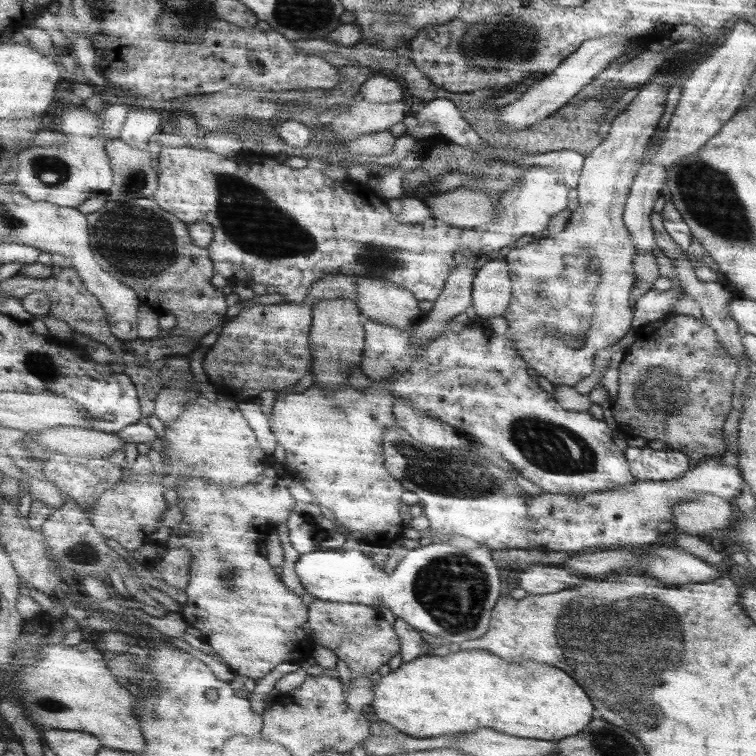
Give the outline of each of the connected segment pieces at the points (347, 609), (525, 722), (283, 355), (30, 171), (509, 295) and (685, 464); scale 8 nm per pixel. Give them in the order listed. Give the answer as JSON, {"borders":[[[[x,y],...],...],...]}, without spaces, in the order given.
{"borders":[[[[315,600],[307,612],[307,624],[313,632],[313,642],[333,650],[339,660],[345,660],[351,672],[357,676],[369,676],[379,670],[379,666],[387,664],[393,654],[403,650],[401,638],[397,638],[393,626],[383,620],[383,614],[371,606],[363,604],[339,604]]],[[[487,650],[473,652],[453,652],[447,656],[423,654],[417,660],[403,662],[389,676],[383,676],[379,684],[373,686],[373,714],[379,722],[389,722],[399,734],[419,736],[419,738],[441,738],[441,736],[465,736],[477,728],[495,728],[517,738],[559,742],[567,736],[575,736],[587,728],[593,720],[593,702],[577,686],[577,682],[565,674],[561,668],[545,666],[539,662],[509,662]]],[[[343,274],[327,276],[313,284],[305,304],[275,304],[275,306],[253,306],[243,308],[239,316],[225,324],[213,348],[203,356],[203,370],[209,384],[219,396],[235,398],[247,396],[257,400],[263,390],[275,390],[295,386],[305,374],[313,372],[315,354],[311,350],[313,330],[313,304],[323,298],[349,298],[359,302],[357,278]]],[[[69,108],[63,116],[63,124],[57,128],[69,136],[65,146],[53,148],[27,148],[21,150],[17,188],[35,202],[51,202],[63,208],[79,208],[89,198],[109,192],[115,186],[115,168],[107,154],[107,134],[101,128],[103,116],[93,114],[87,108]]],[[[503,260],[487,262],[475,278],[473,308],[477,310],[479,318],[491,320],[495,316],[505,316],[513,298],[513,278],[509,264]]],[[[627,448],[623,452],[631,476],[637,482],[673,482],[679,480],[687,470],[691,470],[691,460],[679,452],[659,452],[645,448]]]]}

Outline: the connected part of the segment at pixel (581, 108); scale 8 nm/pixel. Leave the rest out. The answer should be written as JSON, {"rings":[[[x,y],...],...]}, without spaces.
{"rings":[[[593,98],[575,100],[575,102],[569,102],[567,106],[563,106],[557,114],[553,114],[553,118],[547,118],[547,120],[535,124],[533,130],[543,132],[543,152],[573,150],[587,158],[601,144],[601,138],[597,136],[597,124],[595,124],[595,120],[601,114],[603,114],[603,108],[601,108],[599,100],[593,100]]]}

